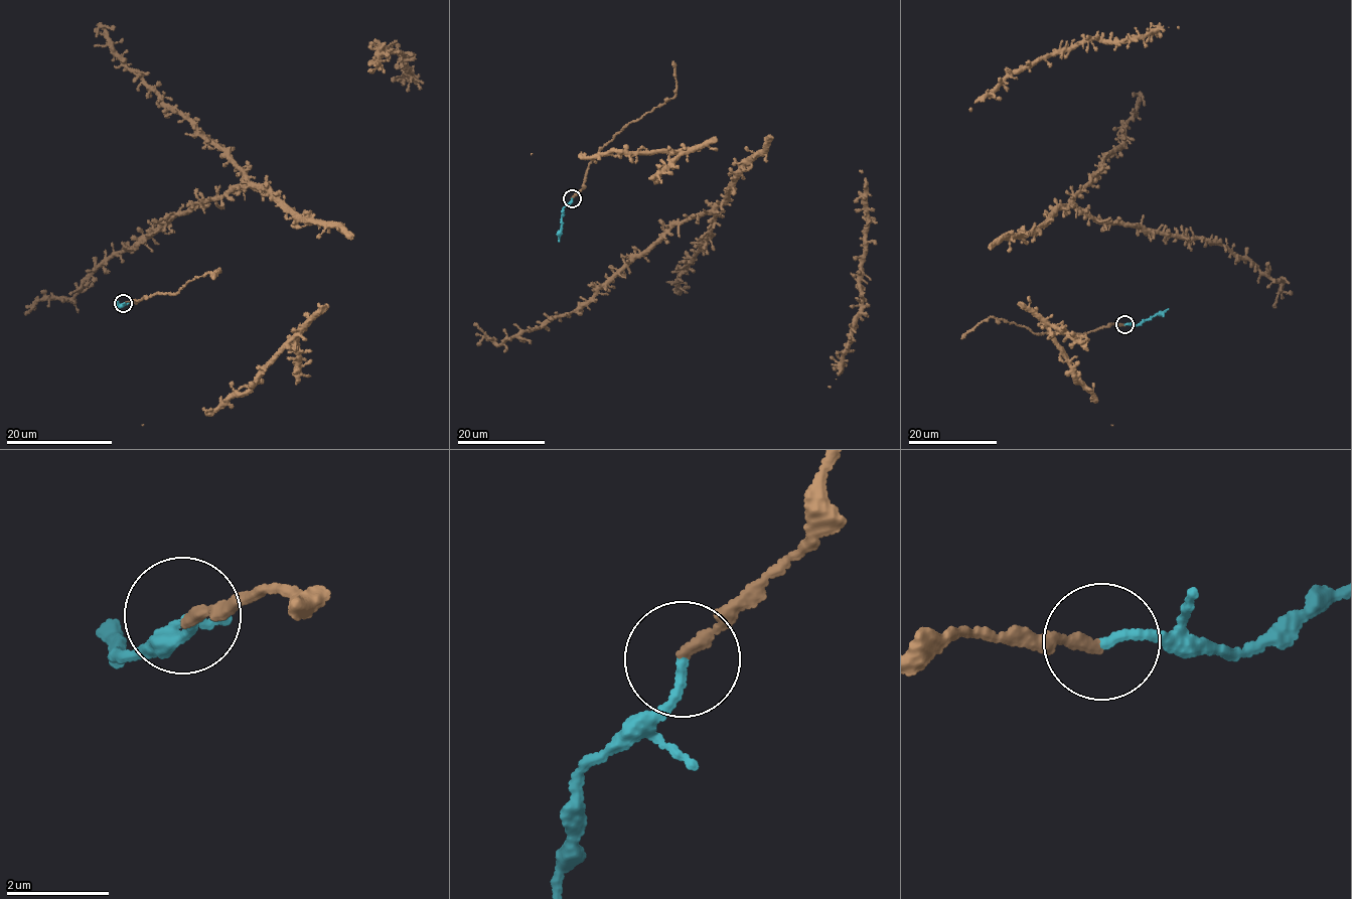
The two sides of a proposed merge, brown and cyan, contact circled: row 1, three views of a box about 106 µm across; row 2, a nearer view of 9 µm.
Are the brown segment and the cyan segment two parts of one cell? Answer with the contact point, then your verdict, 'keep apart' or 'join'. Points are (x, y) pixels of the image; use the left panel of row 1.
place (123, 303); join

